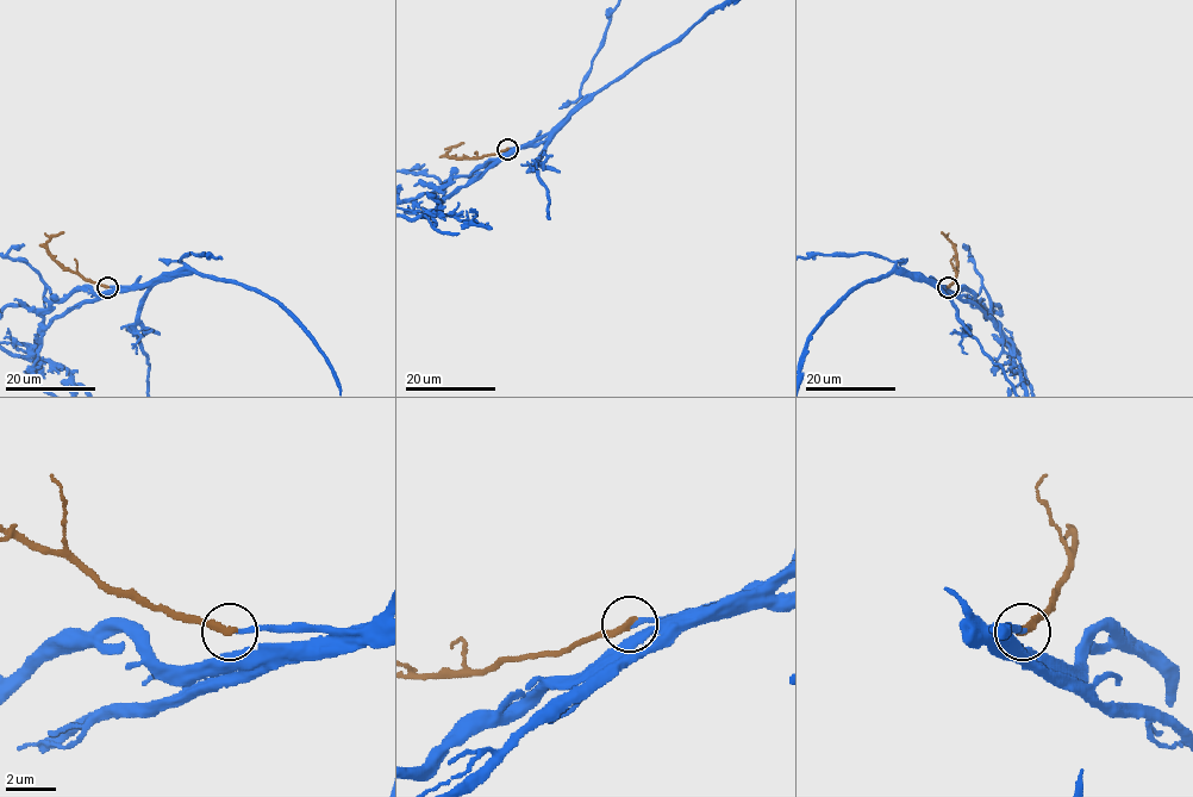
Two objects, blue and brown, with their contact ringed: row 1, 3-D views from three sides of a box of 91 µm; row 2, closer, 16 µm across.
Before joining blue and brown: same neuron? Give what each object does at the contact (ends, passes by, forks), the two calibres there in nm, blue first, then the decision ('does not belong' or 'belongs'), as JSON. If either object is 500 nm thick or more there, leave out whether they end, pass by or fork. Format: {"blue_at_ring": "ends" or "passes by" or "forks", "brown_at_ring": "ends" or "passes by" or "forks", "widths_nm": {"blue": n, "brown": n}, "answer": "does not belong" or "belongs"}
{"blue_at_ring": "ends", "brown_at_ring": "ends", "widths_nm": {"blue": 160, "brown": 300}, "answer": "belongs"}

